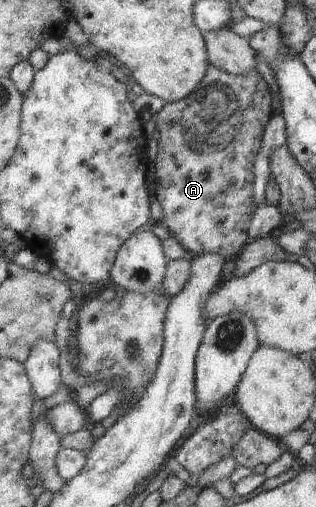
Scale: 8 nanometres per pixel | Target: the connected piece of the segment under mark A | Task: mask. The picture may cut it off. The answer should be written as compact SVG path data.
M209 63L201 83L181 101L165 104L156 113L158 154L155 166L155 197L163 210L158 224L164 226L180 245L196 254L215 252L225 259L237 257L247 243L253 205L253 162L261 147L265 126L272 117L272 96L268 83L257 71L242 76Z

